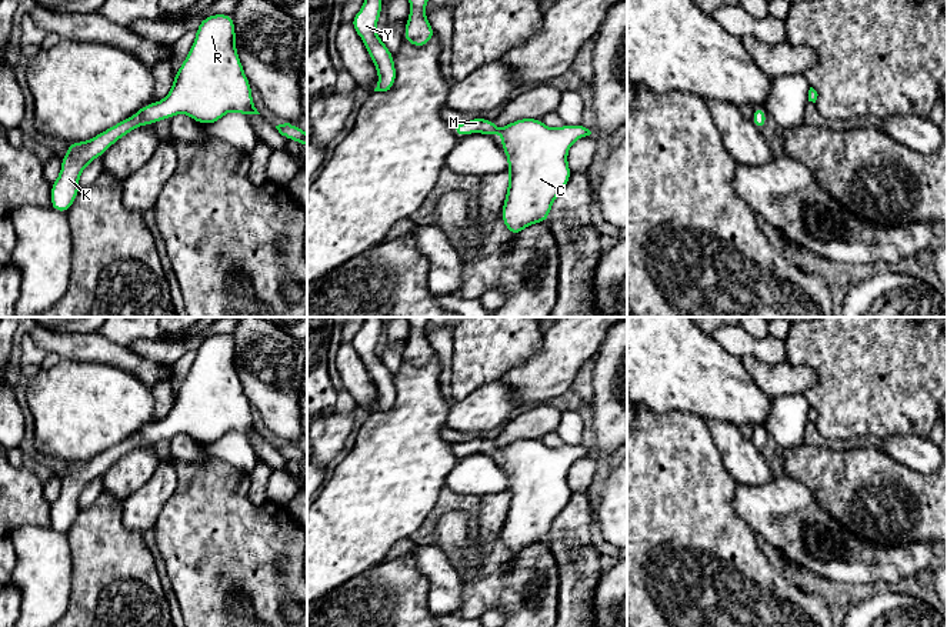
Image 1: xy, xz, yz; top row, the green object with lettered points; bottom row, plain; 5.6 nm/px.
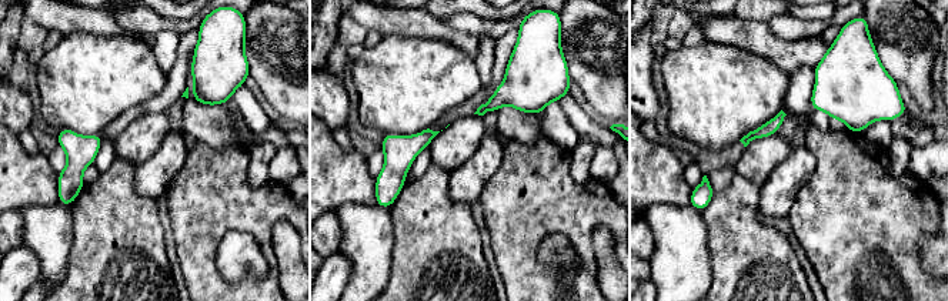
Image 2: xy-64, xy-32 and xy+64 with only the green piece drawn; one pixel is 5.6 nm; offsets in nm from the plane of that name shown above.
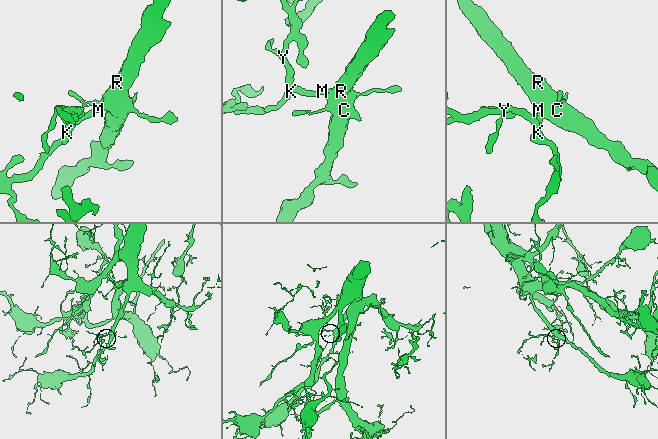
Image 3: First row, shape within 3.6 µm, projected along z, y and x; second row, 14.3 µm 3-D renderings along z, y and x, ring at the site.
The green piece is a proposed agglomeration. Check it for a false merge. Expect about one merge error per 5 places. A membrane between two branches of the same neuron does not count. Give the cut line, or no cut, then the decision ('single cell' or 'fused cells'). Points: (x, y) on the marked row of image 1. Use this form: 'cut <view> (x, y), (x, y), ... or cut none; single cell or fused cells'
cut none; single cell

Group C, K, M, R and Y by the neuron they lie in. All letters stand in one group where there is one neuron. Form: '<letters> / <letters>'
C K M R Y

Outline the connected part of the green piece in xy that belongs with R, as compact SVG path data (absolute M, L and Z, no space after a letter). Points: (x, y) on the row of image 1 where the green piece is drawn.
M211 14L201 20L196 40L173 79L173 87L161 101L143 106L136 114L87 141L67 143L61 171L51 184L50 207L67 213L80 191L79 176L89 163L143 124L154 124L179 113L206 126L219 121L229 111L239 111L246 117L260 114L234 40L231 14Z

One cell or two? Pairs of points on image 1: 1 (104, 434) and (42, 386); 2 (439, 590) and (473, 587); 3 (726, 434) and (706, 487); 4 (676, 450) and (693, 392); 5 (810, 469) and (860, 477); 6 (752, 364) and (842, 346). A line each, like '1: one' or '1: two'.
1: one
2: two
3: two
4: two
5: one
6: two

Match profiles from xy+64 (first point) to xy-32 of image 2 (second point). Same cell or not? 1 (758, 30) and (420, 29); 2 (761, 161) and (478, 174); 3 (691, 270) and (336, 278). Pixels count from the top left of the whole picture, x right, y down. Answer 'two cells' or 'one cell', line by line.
1: one cell
2: two cells
3: two cells

